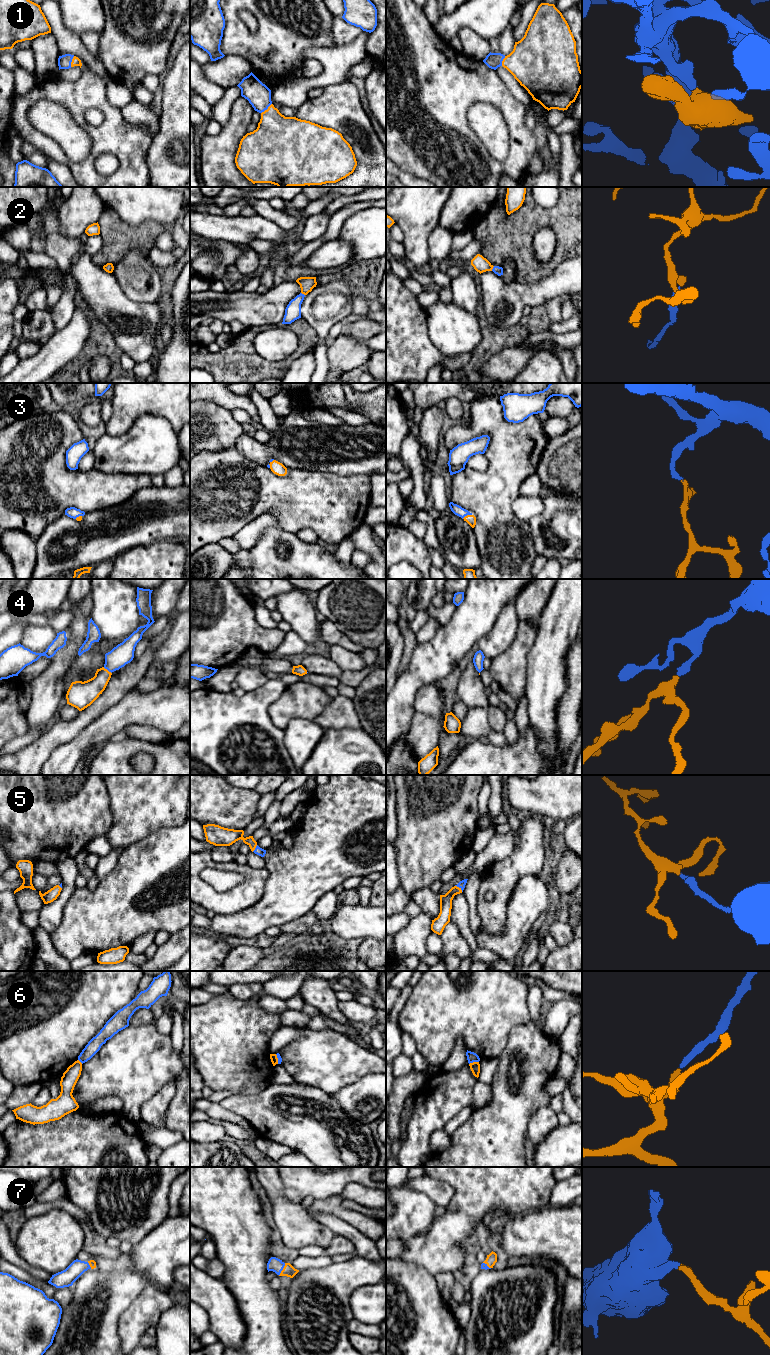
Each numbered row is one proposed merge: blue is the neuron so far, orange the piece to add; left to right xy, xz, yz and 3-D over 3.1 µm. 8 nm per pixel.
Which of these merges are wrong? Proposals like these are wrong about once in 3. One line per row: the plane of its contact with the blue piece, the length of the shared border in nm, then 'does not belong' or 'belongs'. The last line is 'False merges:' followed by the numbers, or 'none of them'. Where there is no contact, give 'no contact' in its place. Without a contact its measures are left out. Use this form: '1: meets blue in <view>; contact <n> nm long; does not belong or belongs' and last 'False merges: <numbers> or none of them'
1: meets blue in xz; contact 120 nm long; belongs
2: meets blue in yz; contact 50 nm long; belongs
3: meets blue in yz; contact 90 nm long; belongs
4: meets blue in xy; contact 90 nm long; belongs
5: meets blue in yz; contact 80 nm long; belongs
6: meets blue in yz; contact 80 nm long; does not belong
7: meets blue in xz; contact 120 nm long; belongs
False merges: 6

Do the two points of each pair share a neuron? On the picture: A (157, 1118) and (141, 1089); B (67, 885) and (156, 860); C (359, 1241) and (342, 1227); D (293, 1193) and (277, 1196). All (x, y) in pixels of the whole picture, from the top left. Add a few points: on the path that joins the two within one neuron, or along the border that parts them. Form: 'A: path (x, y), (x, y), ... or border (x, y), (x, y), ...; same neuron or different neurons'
A: border (165, 1084), (142, 1104), (140, 1108), (141, 1119); different neurons
B: border (76, 887), (63, 907); different neurons
C: path (355, 1237), (346, 1230); same neuron
D: border (279, 1177), (282, 1194), (289, 1200), (299, 1203); different neurons

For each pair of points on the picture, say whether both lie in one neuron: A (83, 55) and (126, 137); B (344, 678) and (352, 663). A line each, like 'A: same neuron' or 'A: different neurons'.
A: different neurons
B: different neurons

